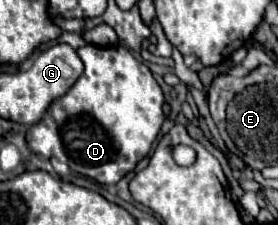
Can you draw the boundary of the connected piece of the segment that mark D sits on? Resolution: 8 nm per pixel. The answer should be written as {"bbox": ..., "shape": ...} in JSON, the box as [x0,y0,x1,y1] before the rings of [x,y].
{"bbox":[26,45,164,183],"shape":[[[84,45],[76,49],[78,57],[84,63],[84,73],[78,77],[74,87],[60,99],[56,99],[44,119],[30,127],[26,141],[34,153],[44,157],[56,157],[70,165],[74,173],[96,179],[98,183],[118,183],[126,173],[130,173],[140,159],[144,159],[164,123],[164,95],[160,85],[152,77],[150,69],[140,63],[126,47],[98,47]]]}

